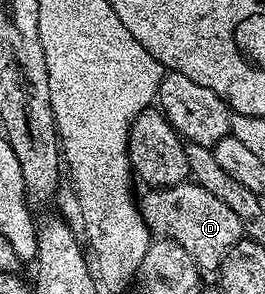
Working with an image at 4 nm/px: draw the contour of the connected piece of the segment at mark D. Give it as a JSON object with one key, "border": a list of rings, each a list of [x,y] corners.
{"border":[[[185,182],[169,188],[153,188],[145,193],[144,197],[139,197],[138,203],[149,232],[167,238],[186,250],[201,273],[215,273],[224,256],[245,235],[242,222],[230,206],[198,183]]]}

